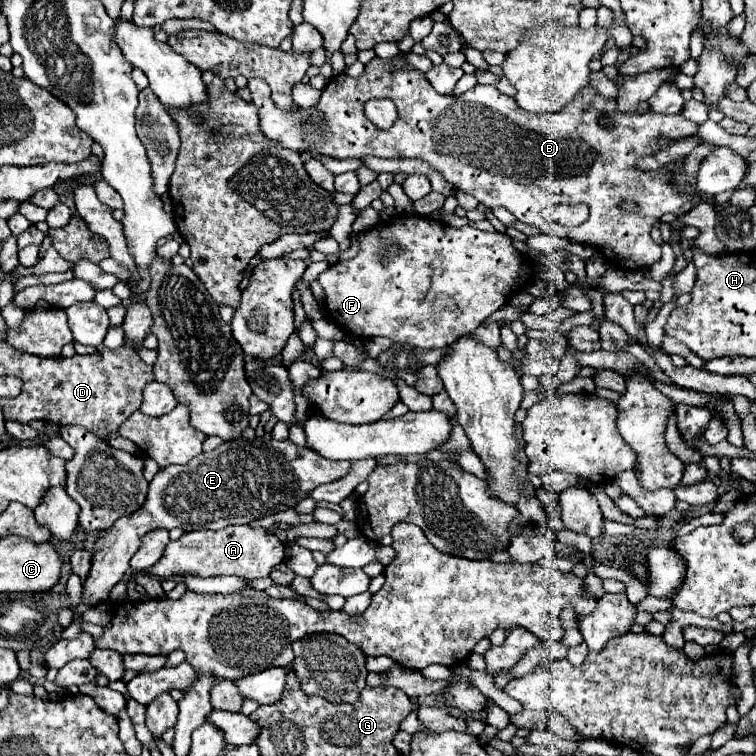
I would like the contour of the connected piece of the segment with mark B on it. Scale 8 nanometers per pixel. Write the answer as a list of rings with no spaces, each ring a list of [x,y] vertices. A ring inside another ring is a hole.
[[[399,53],[391,59],[375,57],[365,65],[361,77],[353,79],[345,73],[335,75],[329,83],[321,89],[321,97],[315,107],[309,109],[295,109],[281,111],[273,99],[269,85],[263,79],[249,79],[249,91],[253,97],[253,105],[259,111],[259,127],[267,139],[281,143],[281,147],[297,151],[297,153],[311,153],[311,157],[327,155],[333,159],[349,159],[349,157],[385,157],[385,159],[421,159],[435,171],[439,171],[455,189],[473,195],[479,203],[487,209],[503,207],[511,211],[519,221],[539,227],[543,233],[567,237],[575,243],[587,243],[599,249],[613,265],[621,269],[645,269],[661,259],[661,247],[653,243],[651,229],[657,221],[657,215],[665,213],[685,213],[691,209],[691,201],[687,195],[675,191],[673,175],[665,171],[641,171],[637,167],[639,157],[654,156],[660,147],[657,143],[659,135],[667,137],[685,137],[697,131],[697,123],[687,121],[683,115],[663,115],[663,123],[659,121],[661,115],[649,113],[619,113],[617,101],[601,97],[591,87],[583,89],[577,99],[563,107],[559,113],[545,113],[533,115],[521,111],[515,99],[499,93],[491,85],[475,85],[463,95],[441,95],[429,87],[423,71],[413,69],[407,63],[407,53]],[[387,97],[395,103],[399,117],[391,129],[381,131],[377,129],[363,113],[363,103],[369,99]],[[607,117],[613,125],[603,127],[599,119]],[[625,201],[635,203],[635,213],[623,213],[621,205]],[[585,203],[589,207],[589,219],[583,225],[573,225],[567,229],[551,219],[553,207],[557,205],[579,205]]]

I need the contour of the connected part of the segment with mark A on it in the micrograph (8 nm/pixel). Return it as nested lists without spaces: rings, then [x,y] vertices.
[[[233,525],[221,531],[191,531],[183,533],[177,541],[171,541],[159,563],[147,569],[147,573],[165,579],[177,575],[237,575],[243,579],[263,579],[271,575],[275,565],[285,561],[285,551],[285,543],[265,527]]]

